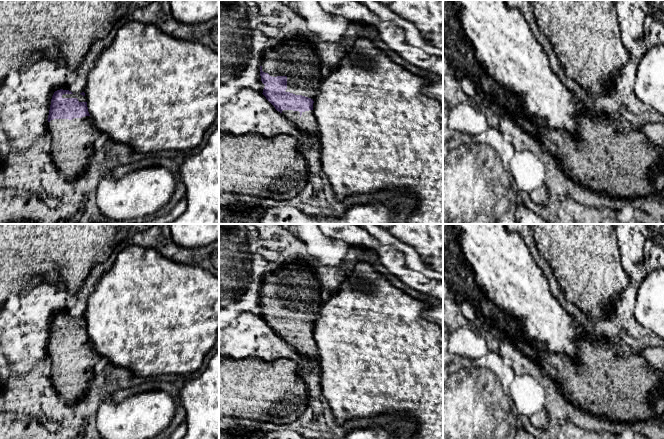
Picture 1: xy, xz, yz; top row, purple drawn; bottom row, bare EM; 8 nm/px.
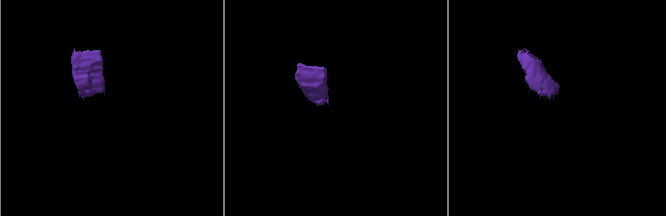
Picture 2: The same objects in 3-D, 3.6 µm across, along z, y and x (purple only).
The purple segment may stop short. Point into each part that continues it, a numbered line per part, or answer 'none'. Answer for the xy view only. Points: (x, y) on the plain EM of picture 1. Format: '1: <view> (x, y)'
1: xy (72, 365)

